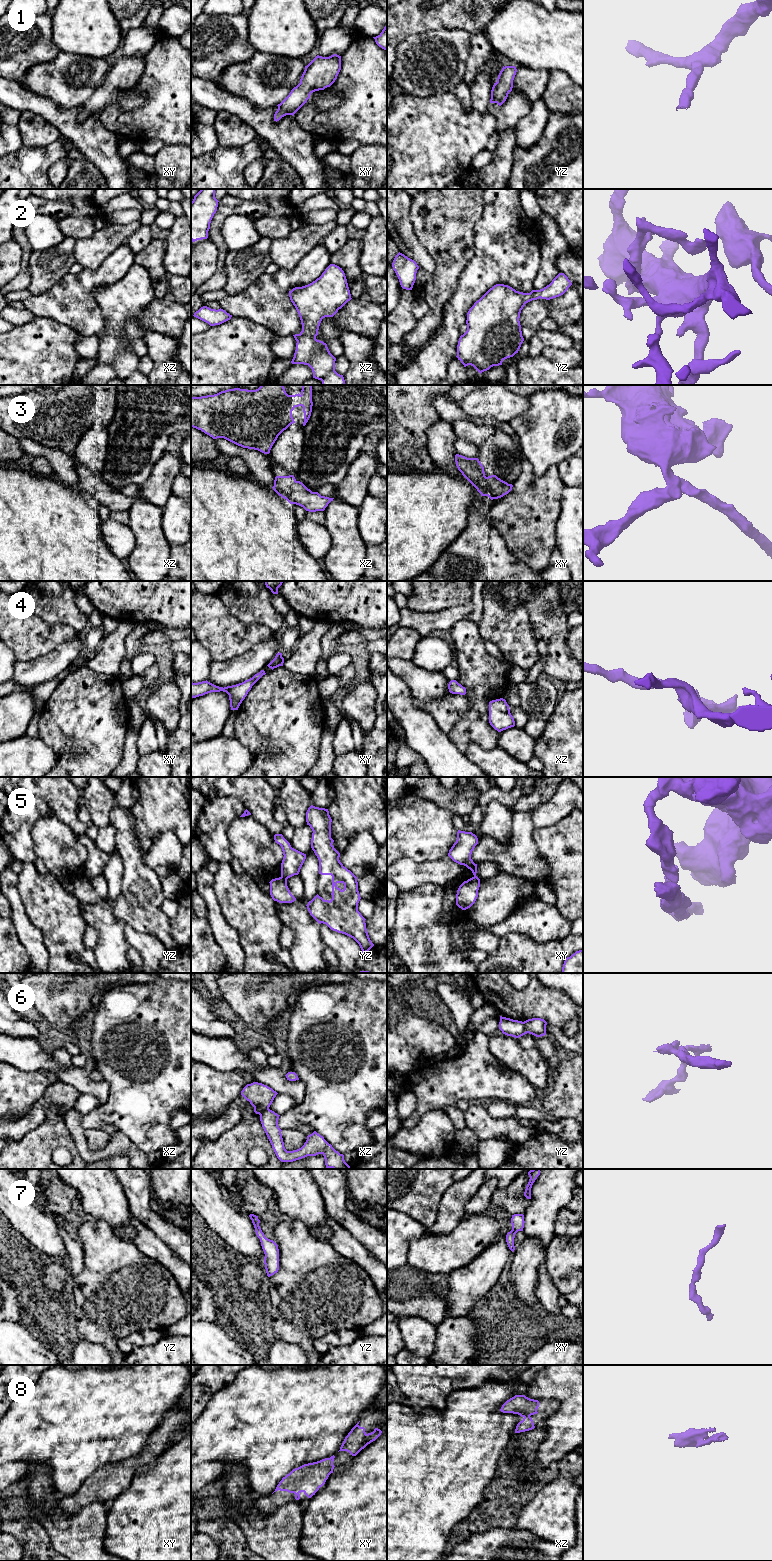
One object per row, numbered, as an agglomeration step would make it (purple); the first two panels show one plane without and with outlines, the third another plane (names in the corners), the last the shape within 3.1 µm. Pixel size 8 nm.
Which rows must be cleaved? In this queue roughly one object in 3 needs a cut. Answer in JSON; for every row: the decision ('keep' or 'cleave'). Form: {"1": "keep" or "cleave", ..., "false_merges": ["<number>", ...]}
{"1": "keep", "2": "keep", "3": "keep", "4": "keep", "5": "cleave", "6": "cleave", "7": "keep", "8": "keep", "false_merges": ["5", "6"]}

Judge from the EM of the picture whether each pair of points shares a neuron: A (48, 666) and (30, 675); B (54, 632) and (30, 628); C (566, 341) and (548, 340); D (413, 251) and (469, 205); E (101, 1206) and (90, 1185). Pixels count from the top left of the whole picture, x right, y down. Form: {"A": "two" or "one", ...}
{"A": "one", "B": "one", "C": "one", "D": "two", "E": "one"}

